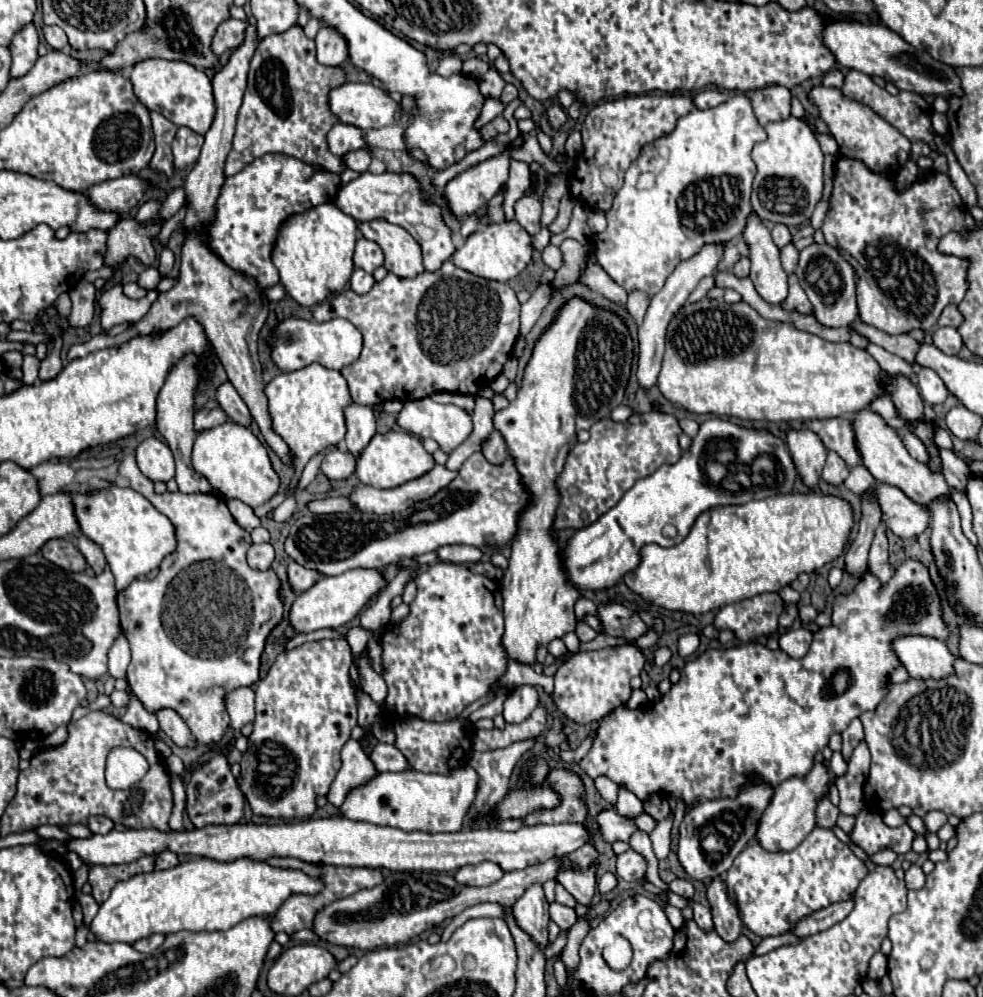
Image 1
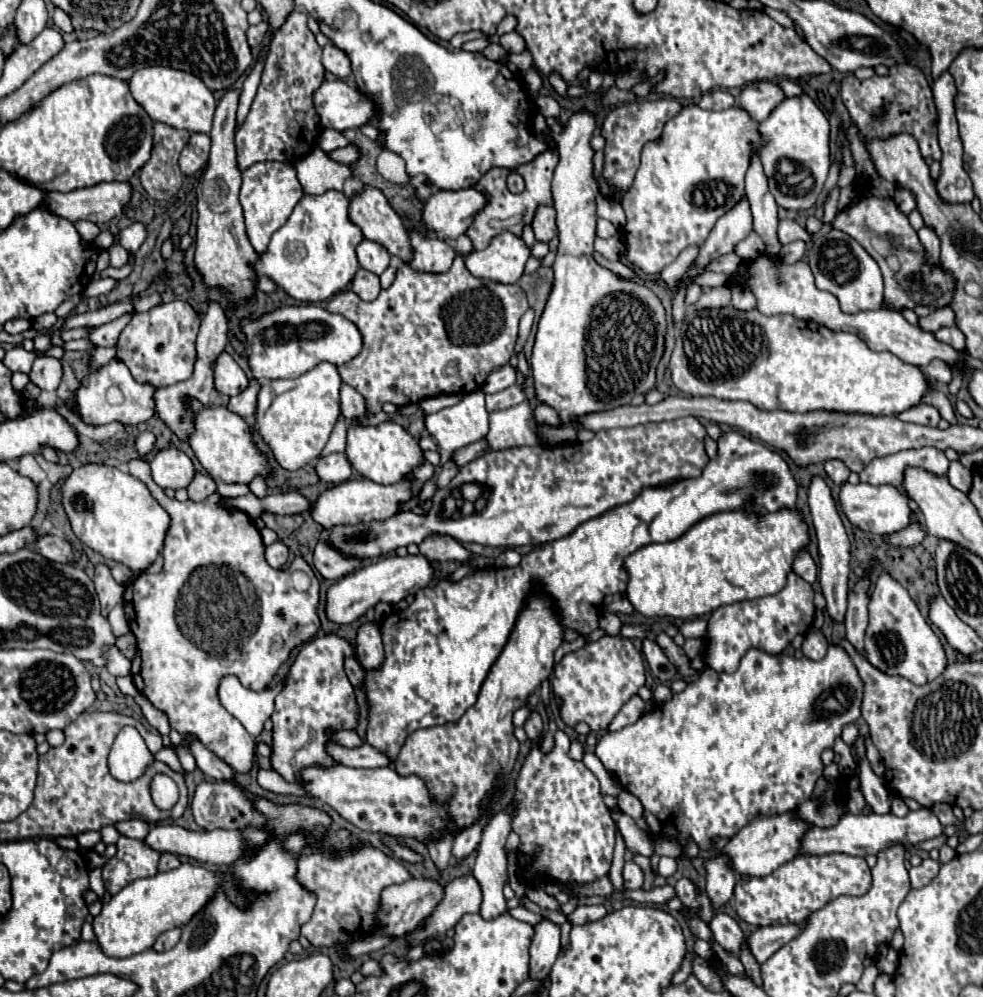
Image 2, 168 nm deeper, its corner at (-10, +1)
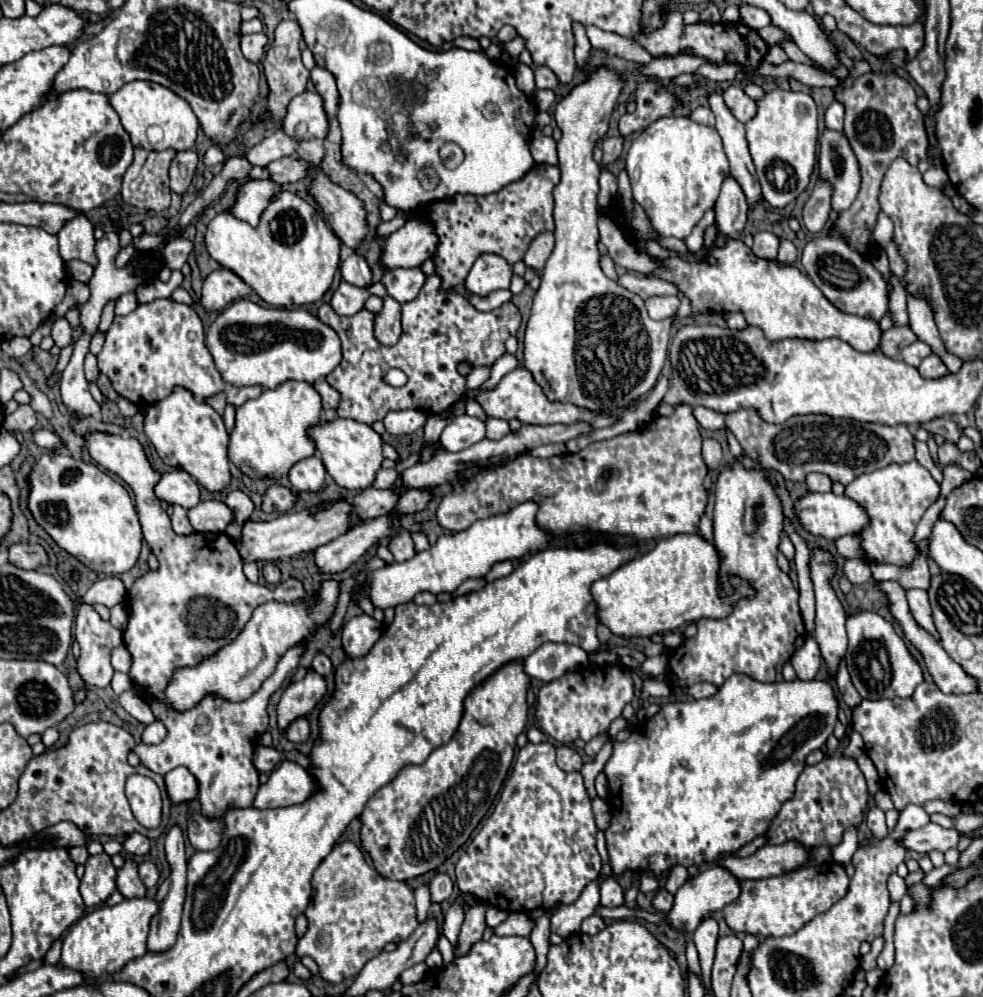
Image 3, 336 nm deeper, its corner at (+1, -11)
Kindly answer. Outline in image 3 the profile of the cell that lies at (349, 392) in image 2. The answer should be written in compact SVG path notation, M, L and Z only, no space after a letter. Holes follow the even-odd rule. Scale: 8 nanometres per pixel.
M324 379L318 383L314 383L314 387L318 389L318 393L322 395L322 401L324 401L324 407L328 409L338 409L338 403L340 403L340 395L336 389L332 389Z

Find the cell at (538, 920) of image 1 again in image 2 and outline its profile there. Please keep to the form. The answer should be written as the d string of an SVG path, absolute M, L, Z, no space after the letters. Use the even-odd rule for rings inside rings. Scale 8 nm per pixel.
M545 919L535 927L535 937L531 943L531 963L529 963L529 977L537 981L545 981L549 971L561 951L559 943L559 927Z

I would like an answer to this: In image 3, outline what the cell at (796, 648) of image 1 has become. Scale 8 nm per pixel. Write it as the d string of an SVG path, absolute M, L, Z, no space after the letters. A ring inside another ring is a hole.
M808 637L806 643L792 655L790 663L794 665L798 679L802 679L802 681L814 679L816 671L820 669L820 663L822 663L822 655L820 655L818 643L812 637Z

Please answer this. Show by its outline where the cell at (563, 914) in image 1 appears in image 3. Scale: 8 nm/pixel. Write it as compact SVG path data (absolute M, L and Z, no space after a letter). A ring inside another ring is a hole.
M590 915L590 917L586 917L584 921L582 921L582 927L580 927L580 931L582 933L586 933L586 935L596 935L598 931L602 931L606 925L604 925L604 921L602 921L602 917L598 917L598 915Z

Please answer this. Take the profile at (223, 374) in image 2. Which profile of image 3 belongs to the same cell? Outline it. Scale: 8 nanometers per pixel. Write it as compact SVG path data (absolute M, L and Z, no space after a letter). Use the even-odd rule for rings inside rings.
M170 299L138 305L126 317L116 317L108 329L106 343L98 353L98 369L110 377L118 395L138 407L148 407L166 399L174 387L188 389L196 399L210 399L226 389L222 373L204 345L200 317L188 307Z

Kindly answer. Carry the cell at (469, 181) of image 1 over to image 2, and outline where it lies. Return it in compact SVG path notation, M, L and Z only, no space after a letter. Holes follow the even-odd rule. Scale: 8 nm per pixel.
M473 187L465 191L435 191L423 207L421 221L427 233L433 233L437 239L449 241L449 239L457 239L459 235L463 235L463 231L467 231L469 223L483 207L485 207L485 195L475 191Z

